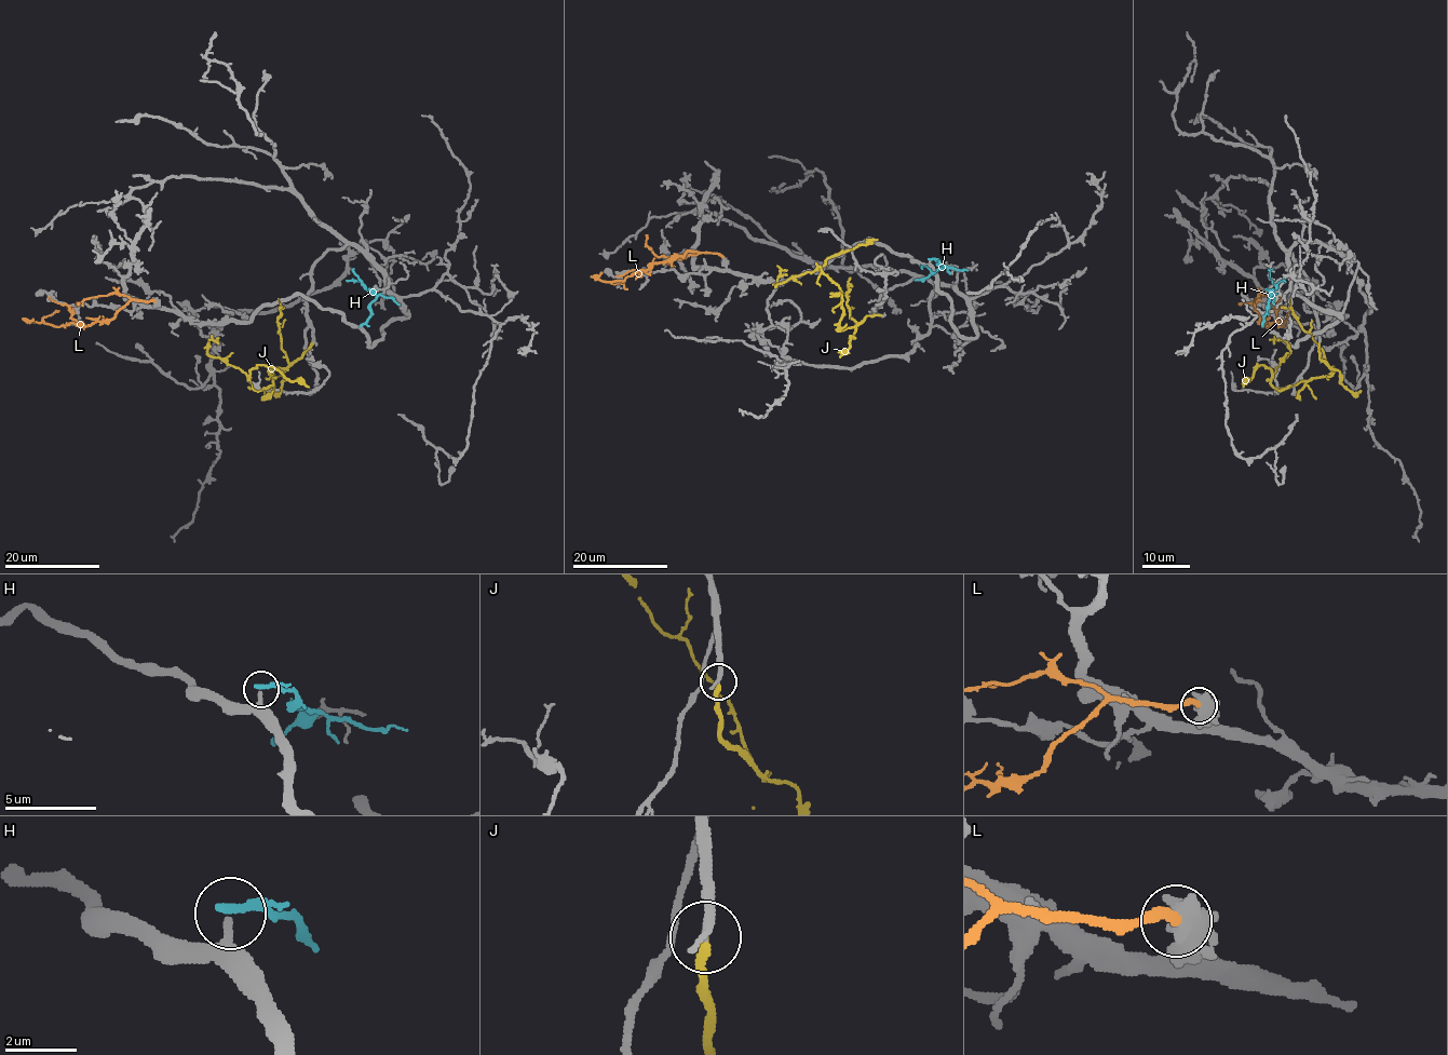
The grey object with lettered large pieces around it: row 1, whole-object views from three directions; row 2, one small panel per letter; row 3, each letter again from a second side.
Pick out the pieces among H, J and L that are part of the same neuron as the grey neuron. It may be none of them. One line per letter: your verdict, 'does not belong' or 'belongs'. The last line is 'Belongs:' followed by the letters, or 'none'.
H: does not belong
J: belongs
L: does not belong
Belongs: J

